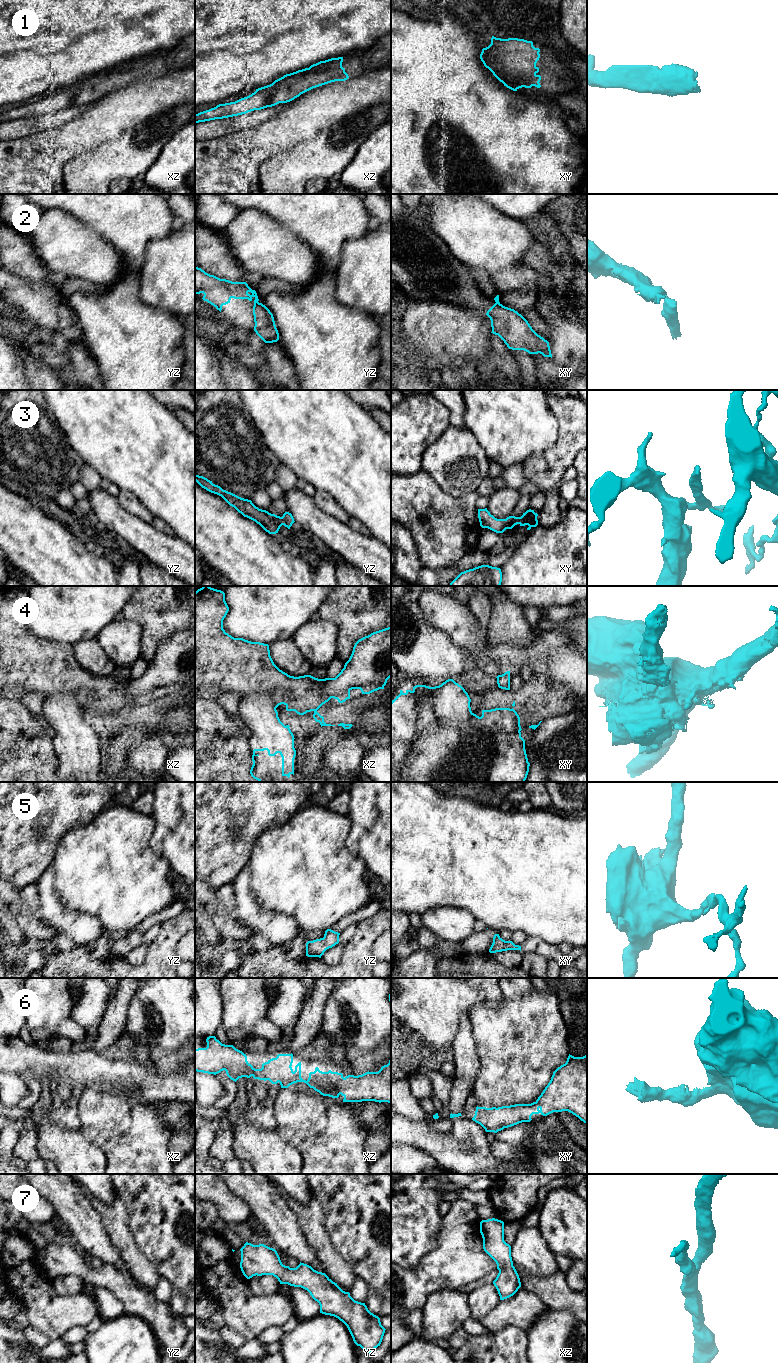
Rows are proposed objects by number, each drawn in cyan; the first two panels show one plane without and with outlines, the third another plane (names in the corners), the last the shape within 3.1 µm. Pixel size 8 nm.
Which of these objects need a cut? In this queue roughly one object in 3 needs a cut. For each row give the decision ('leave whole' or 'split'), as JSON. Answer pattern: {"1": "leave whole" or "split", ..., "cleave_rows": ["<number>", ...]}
{"1": "leave whole", "2": "split", "3": "split", "4": "split", "5": "leave whole", "6": "leave whole", "7": "leave whole", "cleave_rows": ["2", "3", "4"]}

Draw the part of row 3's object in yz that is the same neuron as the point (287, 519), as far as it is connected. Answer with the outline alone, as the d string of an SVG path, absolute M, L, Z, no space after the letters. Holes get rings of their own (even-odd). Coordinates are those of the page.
M285 512L282 516L282 525L284 525L285 527L287 527L288 529L290 529L290 527L292 526L292 524L294 523L294 518L292 516L291 513L289 512Z

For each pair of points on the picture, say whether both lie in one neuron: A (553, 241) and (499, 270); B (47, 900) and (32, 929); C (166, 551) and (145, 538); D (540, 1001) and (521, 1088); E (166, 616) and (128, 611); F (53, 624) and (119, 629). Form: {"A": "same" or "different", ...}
{"A": "different", "B": "different", "C": "same", "D": "same", "E": "same", "F": "different"}

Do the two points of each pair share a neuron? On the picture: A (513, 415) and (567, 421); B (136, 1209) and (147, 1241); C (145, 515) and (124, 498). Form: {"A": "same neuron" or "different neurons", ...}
{"A": "different neurons", "B": "same neuron", "C": "same neuron"}

